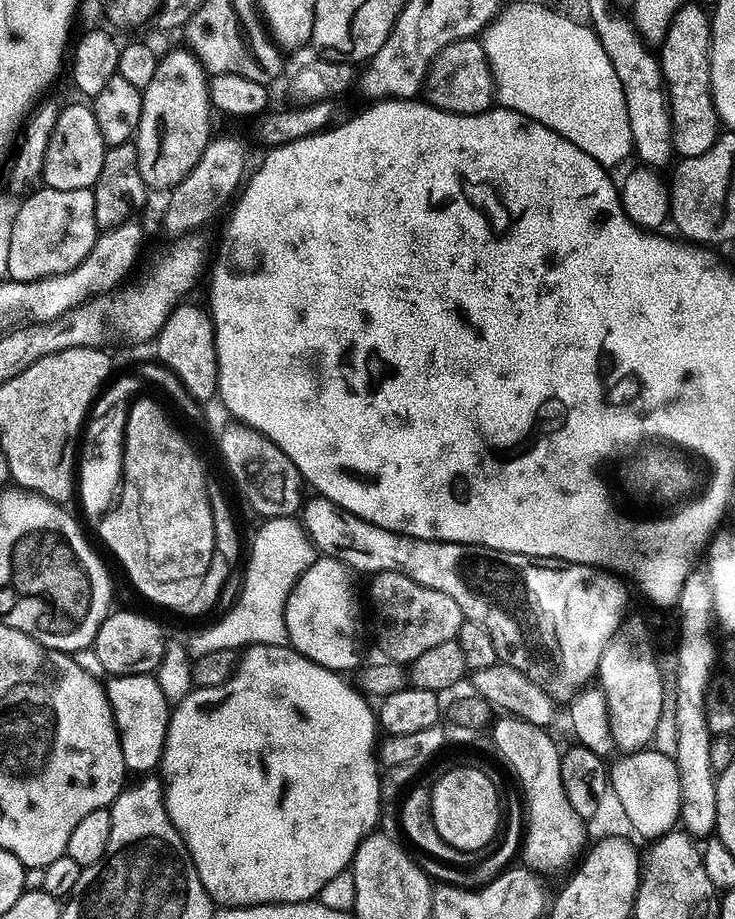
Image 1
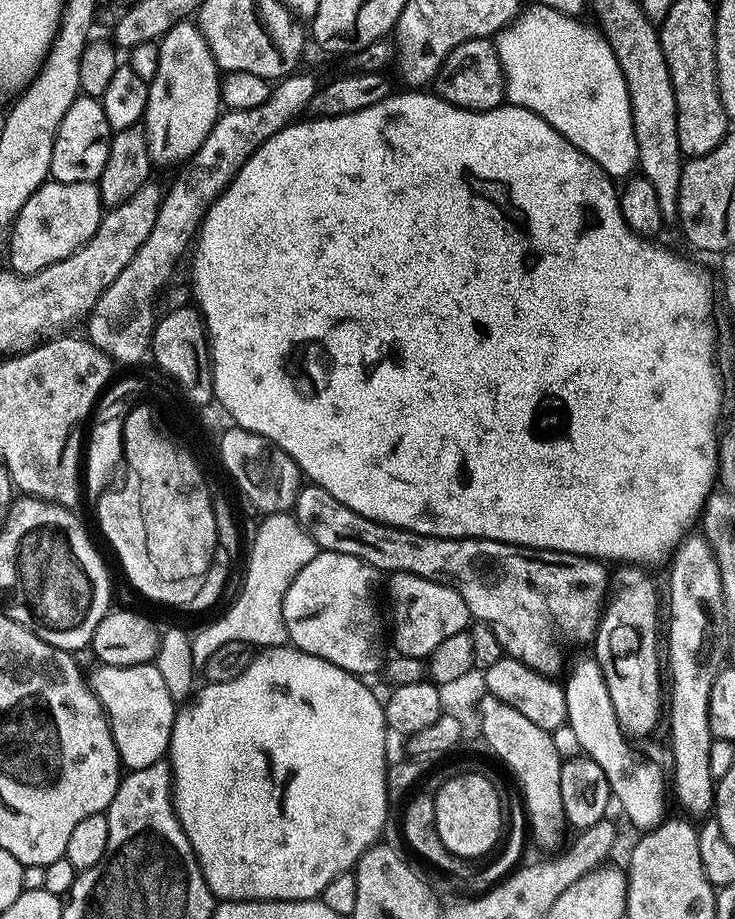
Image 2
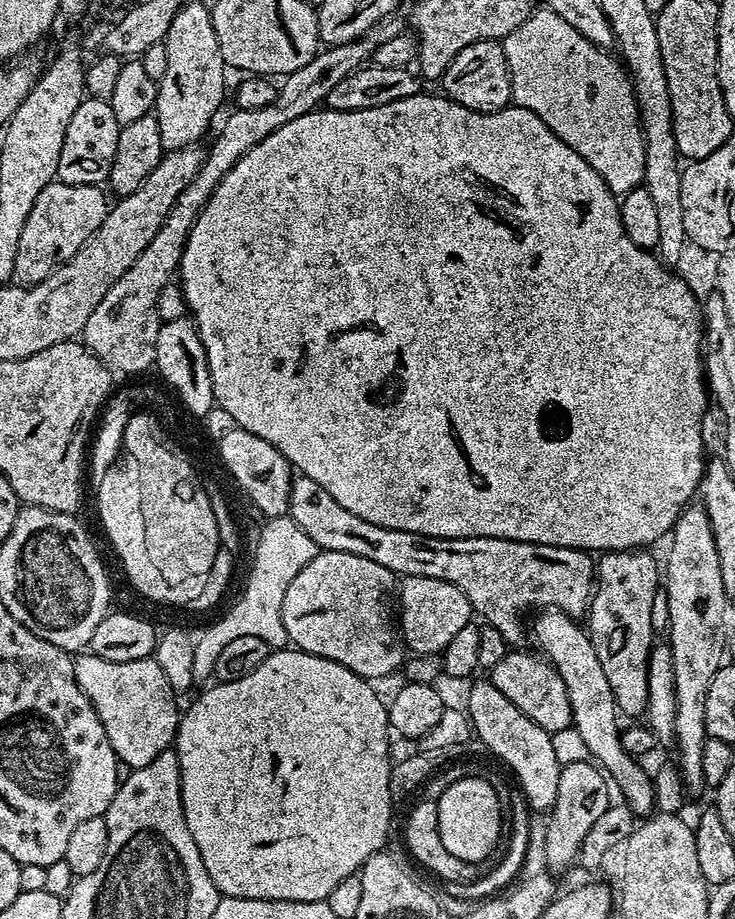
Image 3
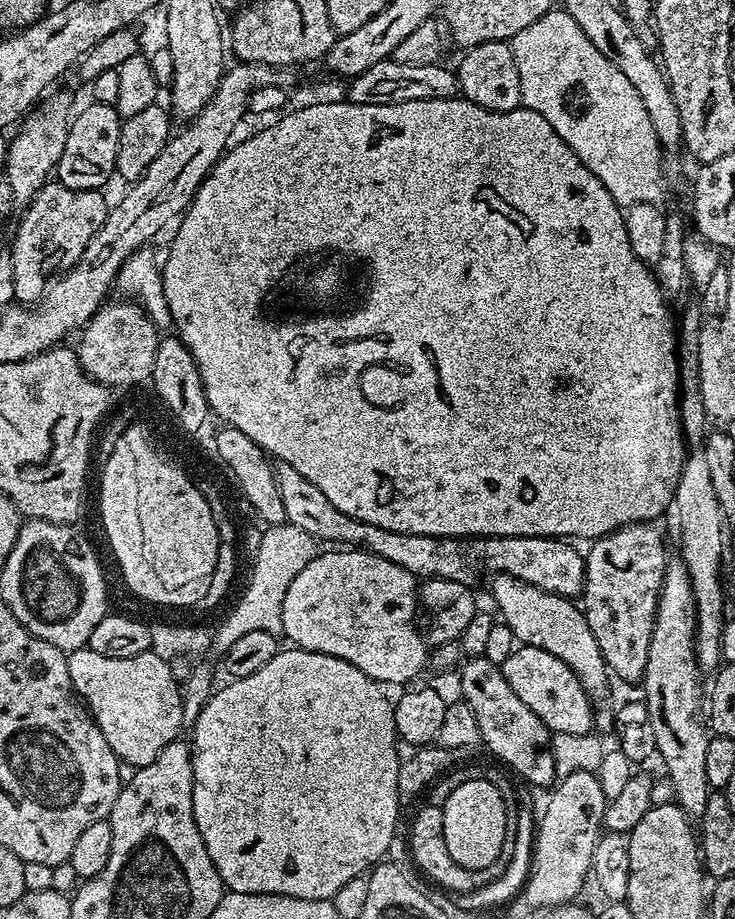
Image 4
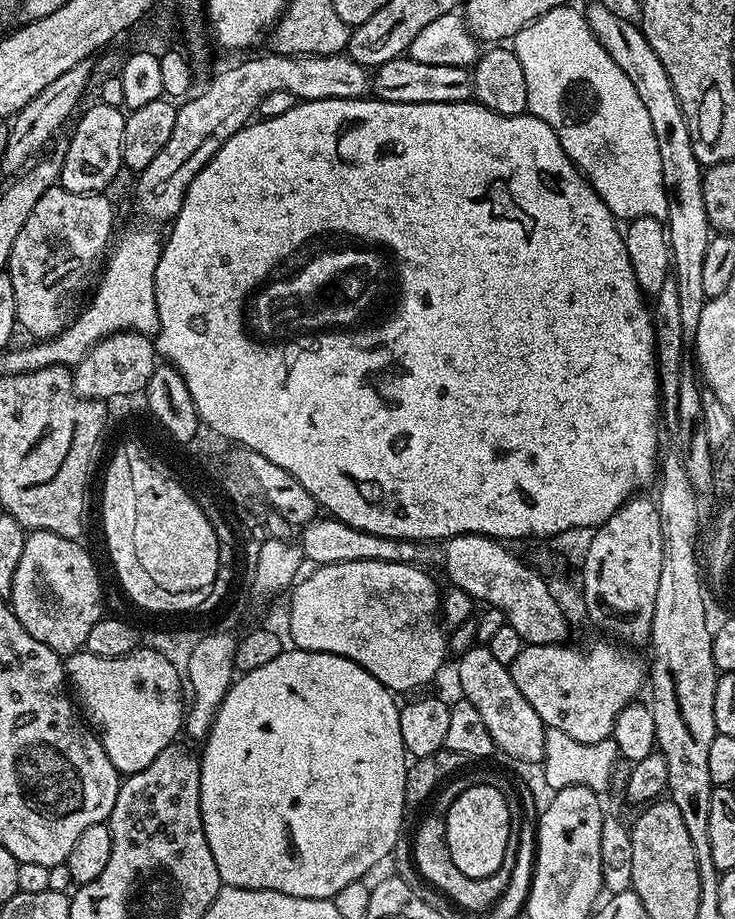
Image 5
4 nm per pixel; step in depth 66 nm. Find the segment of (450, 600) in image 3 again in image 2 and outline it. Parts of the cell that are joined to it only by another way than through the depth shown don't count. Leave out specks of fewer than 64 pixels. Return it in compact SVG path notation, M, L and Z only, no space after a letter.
M413 572L392 574L388 579L388 596L392 599L392 644L397 653L409 656L412 659L424 660L454 634L465 631L470 624L470 613L463 597L459 596L456 589L435 579L416 576Z

